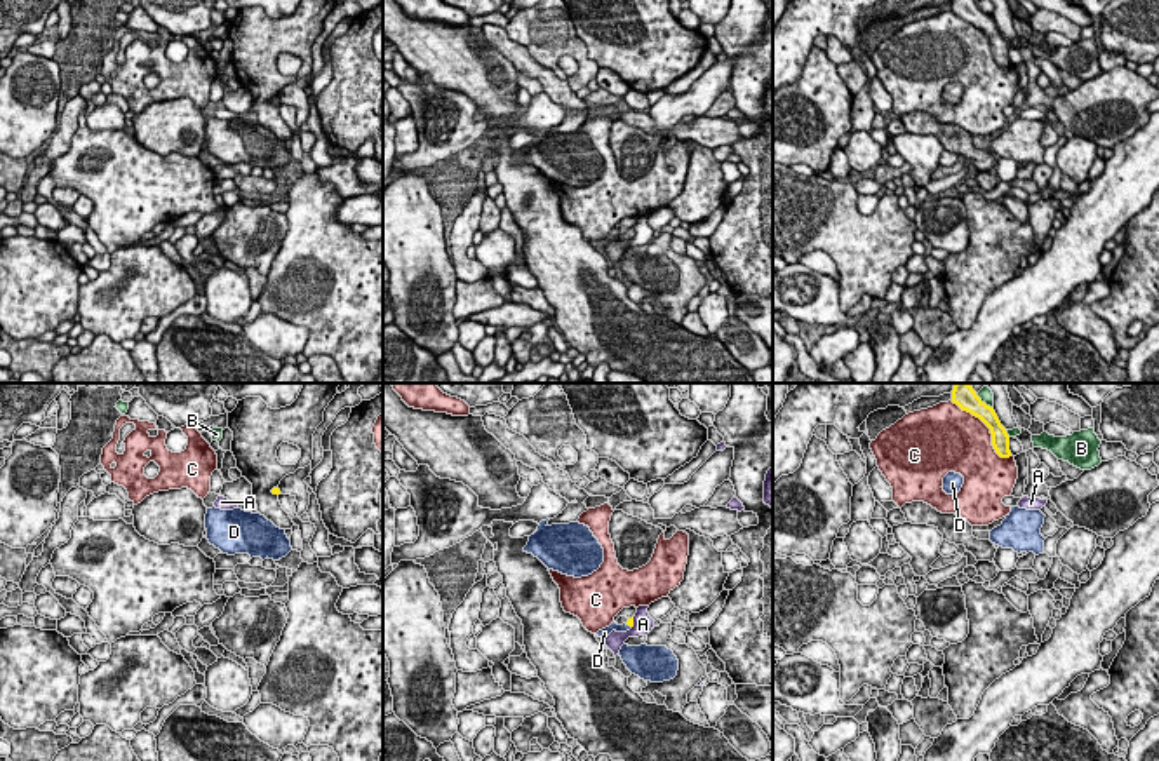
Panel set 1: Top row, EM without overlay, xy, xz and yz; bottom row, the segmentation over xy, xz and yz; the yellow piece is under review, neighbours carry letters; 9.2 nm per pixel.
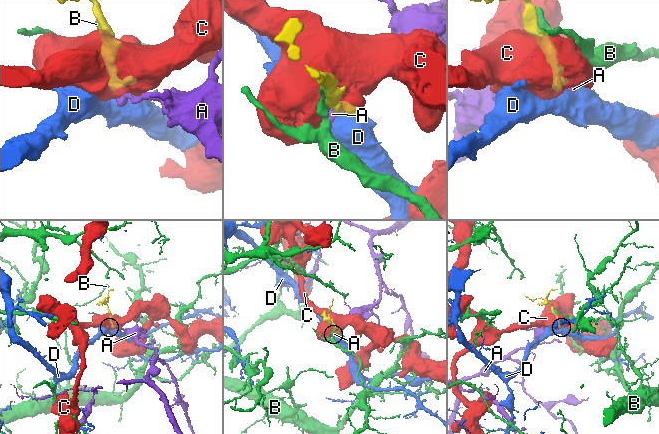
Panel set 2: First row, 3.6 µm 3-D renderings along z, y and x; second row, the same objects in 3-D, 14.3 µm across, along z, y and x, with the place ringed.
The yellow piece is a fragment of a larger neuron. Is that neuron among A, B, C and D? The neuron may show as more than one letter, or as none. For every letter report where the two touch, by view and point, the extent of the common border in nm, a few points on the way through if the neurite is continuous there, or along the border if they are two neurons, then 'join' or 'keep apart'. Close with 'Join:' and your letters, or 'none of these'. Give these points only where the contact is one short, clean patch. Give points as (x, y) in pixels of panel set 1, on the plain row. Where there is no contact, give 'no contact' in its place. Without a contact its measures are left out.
A: contact xz (632, 232); length 110 nm; border xz (634, 227), (632, 237); keep apart
B: contact yz (984, 13); length 200 nm; keep apart
C: contact yz (989, 37); length 750 nm; keep apart
D: contact xz (629, 234); length 70 nm; way xz (630, 230), (629, 234), (604, 242); join
Join: D

